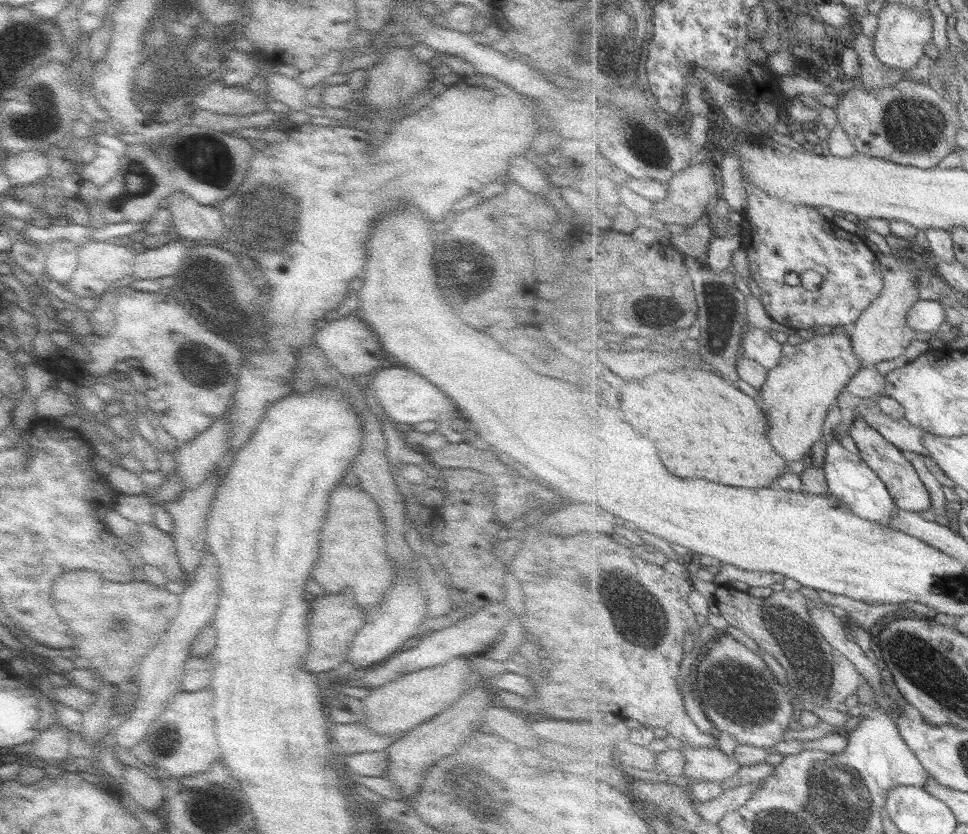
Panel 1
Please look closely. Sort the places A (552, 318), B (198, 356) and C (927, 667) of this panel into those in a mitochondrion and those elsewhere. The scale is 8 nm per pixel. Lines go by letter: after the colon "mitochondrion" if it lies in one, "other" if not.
A: other
B: mitochondrion
C: mitochondrion

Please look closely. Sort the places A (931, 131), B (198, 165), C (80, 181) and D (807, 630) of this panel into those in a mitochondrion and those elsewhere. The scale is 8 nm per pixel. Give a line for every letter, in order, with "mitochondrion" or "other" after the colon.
A: mitochondrion
B: mitochondrion
C: other
D: other

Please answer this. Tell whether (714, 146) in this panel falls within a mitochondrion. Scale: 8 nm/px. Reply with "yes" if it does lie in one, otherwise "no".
no

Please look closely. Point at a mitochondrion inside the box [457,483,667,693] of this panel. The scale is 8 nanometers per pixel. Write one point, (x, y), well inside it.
(639, 622)

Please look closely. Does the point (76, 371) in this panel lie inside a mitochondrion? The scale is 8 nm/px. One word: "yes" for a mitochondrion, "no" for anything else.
no

